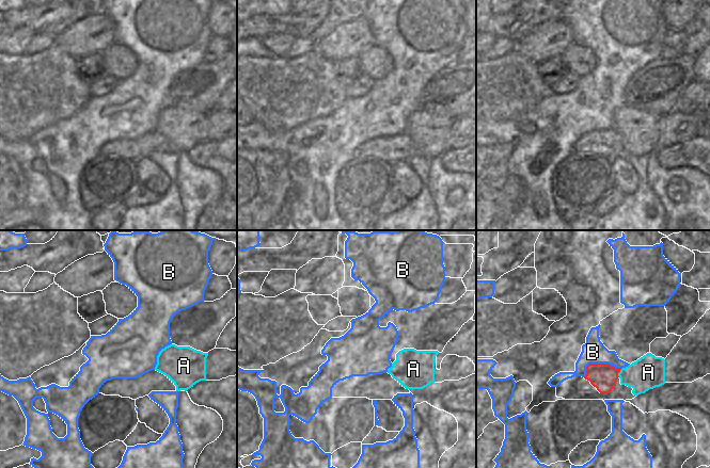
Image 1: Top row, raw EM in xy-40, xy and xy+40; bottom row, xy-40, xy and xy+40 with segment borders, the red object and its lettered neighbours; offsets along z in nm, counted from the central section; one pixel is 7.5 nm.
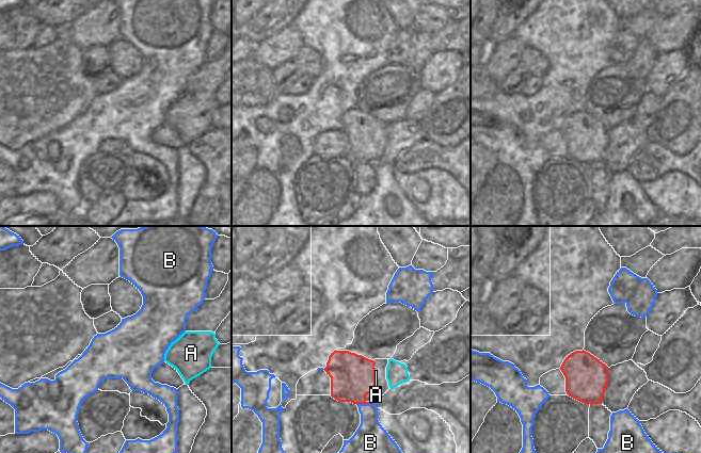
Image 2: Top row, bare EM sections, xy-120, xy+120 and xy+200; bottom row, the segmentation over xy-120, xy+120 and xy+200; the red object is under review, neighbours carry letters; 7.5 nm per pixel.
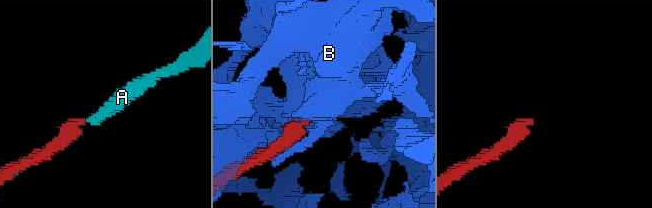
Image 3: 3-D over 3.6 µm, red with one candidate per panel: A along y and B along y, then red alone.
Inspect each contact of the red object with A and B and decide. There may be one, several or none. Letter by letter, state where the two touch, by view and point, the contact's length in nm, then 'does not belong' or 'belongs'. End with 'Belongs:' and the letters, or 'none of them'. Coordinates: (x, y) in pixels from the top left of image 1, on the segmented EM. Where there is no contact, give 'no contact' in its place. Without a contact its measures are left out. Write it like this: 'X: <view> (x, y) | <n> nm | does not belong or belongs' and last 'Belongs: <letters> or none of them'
A: xy+40 (618, 372) | 70 nm | belongs
B: xy+40 (598, 364) | 320 nm | does not belong
Belongs: A

